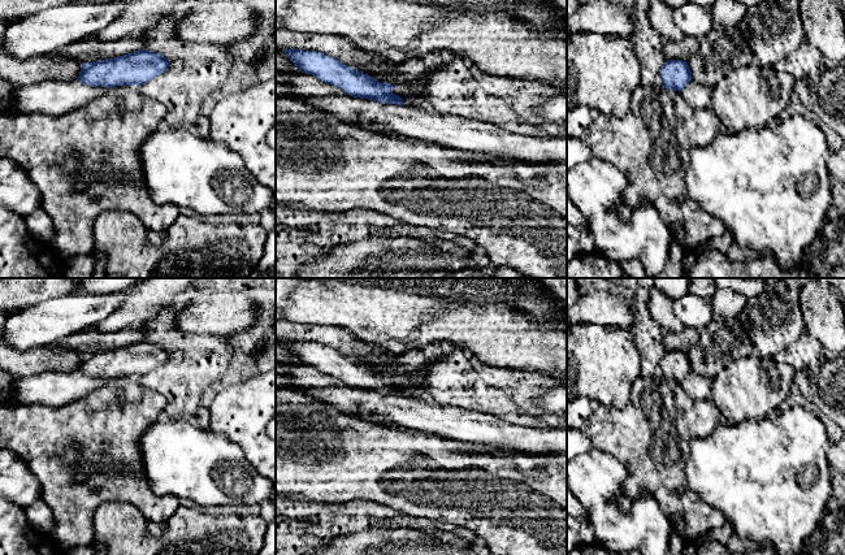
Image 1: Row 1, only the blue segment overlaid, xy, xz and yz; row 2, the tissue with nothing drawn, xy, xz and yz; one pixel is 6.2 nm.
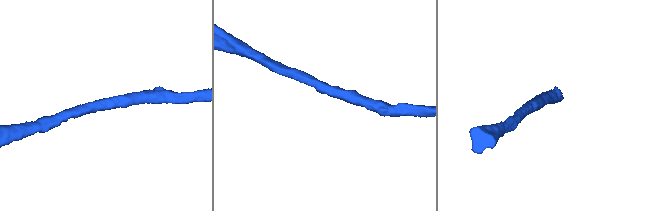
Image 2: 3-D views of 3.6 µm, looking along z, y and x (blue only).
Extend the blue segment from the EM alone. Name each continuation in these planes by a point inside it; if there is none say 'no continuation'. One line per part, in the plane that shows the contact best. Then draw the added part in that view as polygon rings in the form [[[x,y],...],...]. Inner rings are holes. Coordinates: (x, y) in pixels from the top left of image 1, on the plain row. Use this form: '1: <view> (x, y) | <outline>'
1: xz (453, 423) | [[[276,364],[276,372],[291,380],[291,387],[313,399],[334,406],[343,413],[358,417],[373,417],[391,426],[425,432],[452,441],[472,443],[484,448],[508,448],[529,455],[563,454],[567,455],[567,429],[534,429],[512,425],[491,415],[472,412],[459,407],[439,406],[432,399],[419,400],[398,395],[384,395],[368,390],[346,386],[341,380],[321,373],[312,365],[306,364]]]

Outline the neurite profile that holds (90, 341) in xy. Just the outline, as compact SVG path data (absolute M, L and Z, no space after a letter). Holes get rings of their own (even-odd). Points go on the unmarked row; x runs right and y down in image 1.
M140 328L120 329L101 333L95 329L79 331L56 343L58 347L74 350L81 354L98 352L124 347L142 341Z

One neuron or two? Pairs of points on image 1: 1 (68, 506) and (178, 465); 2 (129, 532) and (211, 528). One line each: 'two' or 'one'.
1: two
2: one

